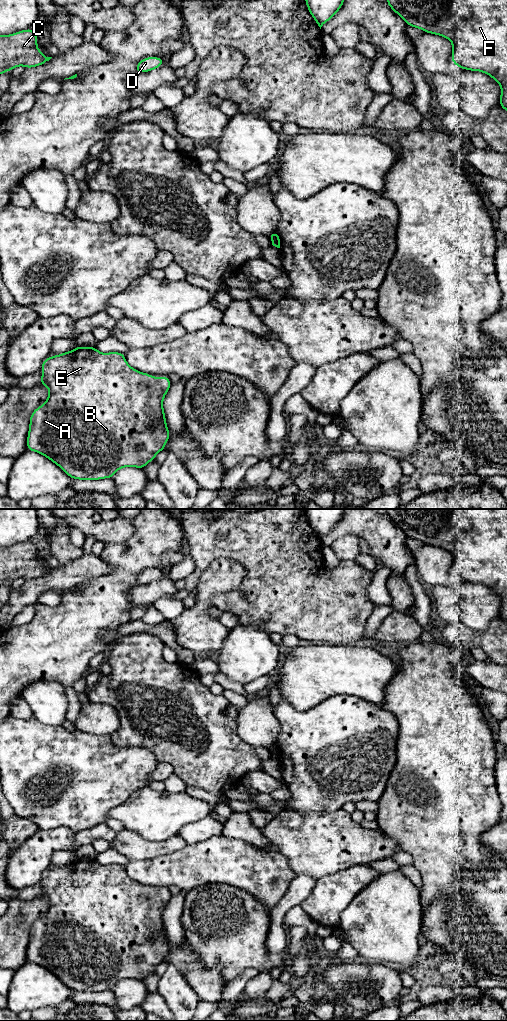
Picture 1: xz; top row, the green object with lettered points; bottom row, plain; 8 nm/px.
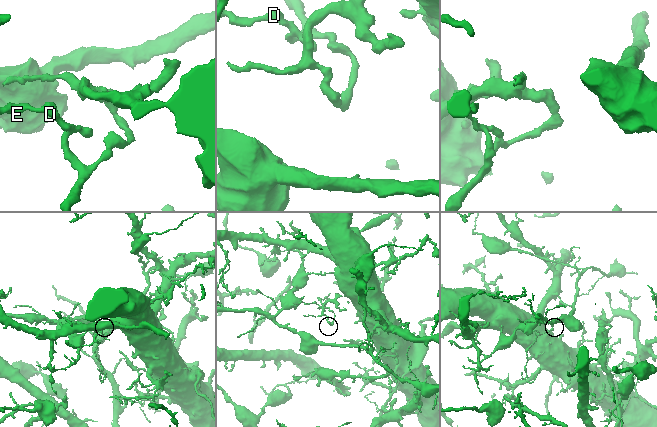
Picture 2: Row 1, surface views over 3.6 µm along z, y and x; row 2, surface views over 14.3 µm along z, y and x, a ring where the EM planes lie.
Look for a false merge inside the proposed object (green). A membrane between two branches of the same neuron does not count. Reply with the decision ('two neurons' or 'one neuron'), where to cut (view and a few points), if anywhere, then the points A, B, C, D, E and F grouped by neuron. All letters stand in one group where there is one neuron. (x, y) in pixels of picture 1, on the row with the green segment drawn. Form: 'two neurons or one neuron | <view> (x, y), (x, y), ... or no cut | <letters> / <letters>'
two neurons | xz (276, 232), (272, 240) | A B C D E / F

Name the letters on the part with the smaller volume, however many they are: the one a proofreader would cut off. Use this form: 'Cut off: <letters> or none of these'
Cut off: A, B, C, D, E

